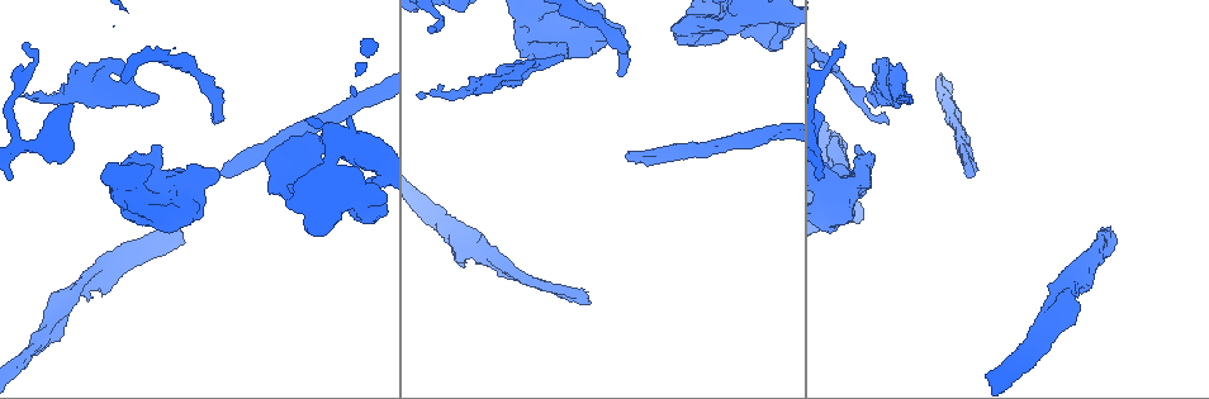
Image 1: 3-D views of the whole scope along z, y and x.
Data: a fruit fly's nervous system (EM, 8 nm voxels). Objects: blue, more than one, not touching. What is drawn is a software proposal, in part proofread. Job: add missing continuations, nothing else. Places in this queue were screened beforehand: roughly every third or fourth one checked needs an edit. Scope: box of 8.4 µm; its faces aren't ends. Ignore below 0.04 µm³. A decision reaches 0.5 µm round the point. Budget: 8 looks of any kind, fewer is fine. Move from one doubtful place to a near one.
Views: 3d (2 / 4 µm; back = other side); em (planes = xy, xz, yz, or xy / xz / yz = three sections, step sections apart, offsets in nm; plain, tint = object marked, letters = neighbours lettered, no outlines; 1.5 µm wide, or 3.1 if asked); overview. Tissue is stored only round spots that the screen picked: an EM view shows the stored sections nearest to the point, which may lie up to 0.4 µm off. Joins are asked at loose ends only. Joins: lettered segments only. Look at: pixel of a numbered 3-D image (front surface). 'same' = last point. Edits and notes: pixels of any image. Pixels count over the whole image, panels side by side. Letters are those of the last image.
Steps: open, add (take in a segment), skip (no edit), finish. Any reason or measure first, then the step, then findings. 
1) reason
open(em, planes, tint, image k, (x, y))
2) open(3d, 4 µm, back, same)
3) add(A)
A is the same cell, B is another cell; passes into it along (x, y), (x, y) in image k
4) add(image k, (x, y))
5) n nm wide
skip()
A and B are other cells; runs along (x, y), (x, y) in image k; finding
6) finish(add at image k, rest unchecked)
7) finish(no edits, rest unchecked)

thin end
open(em, xz, step 8, tint, image 1, (25, 42))

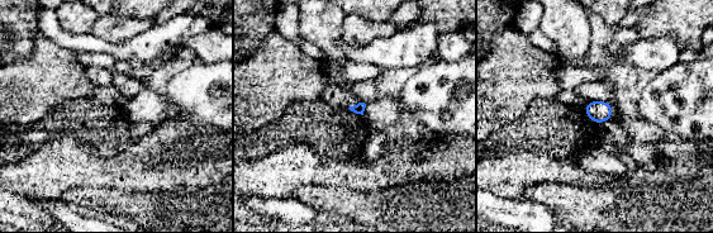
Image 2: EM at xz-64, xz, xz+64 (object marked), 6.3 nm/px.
cut it another way
open(em, planes, letters, same)

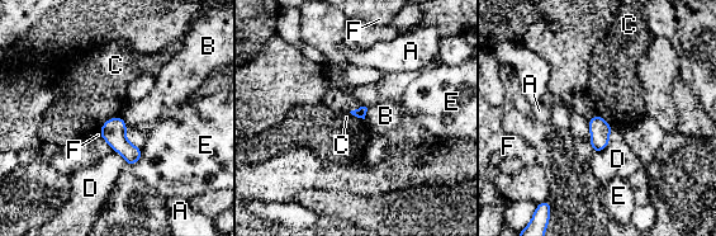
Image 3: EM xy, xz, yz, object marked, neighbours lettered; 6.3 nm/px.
skip()
A, B, C, D, E and F are other cells; border along (121, 114), (109, 118), (102, 126) in image 3; none of them fits

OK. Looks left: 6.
free end
open(em, xy, step 8, letters, image 1, (531, 63))

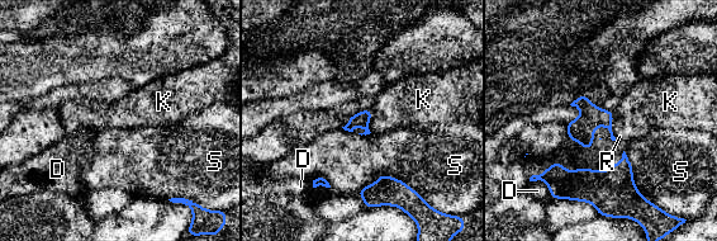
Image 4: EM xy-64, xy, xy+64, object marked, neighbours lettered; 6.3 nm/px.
120 nm wide
skip()
D, K, R and S are other cells; border along (611, 127), (612, 135), (617, 140) in image 4; no lettered segment goes on from it

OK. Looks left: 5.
free end
open(em, planes, letters, image 1, (967, 175))

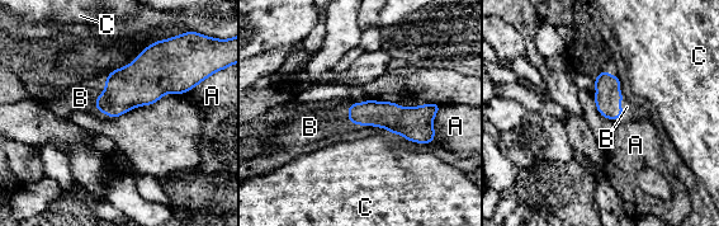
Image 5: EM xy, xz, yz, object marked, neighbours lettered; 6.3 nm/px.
B touches over 340 nm
add(B)
B is the same cell, A and C are other cells; passes into it along (138, 84), (100, 94), (80, 98) in image 5; the cell continues

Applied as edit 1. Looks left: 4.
finish(add at image 5, rest unchecked)

